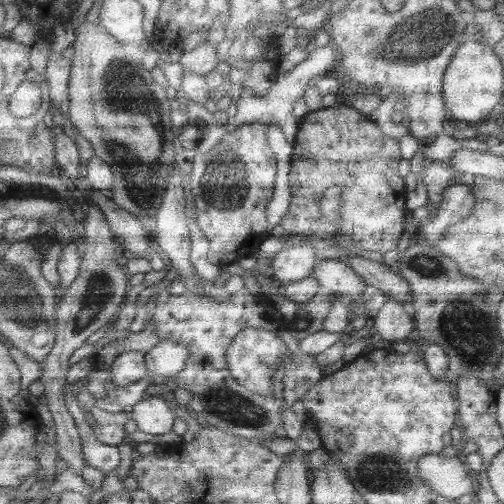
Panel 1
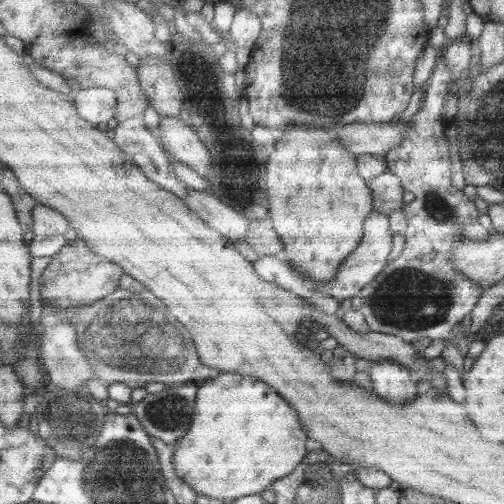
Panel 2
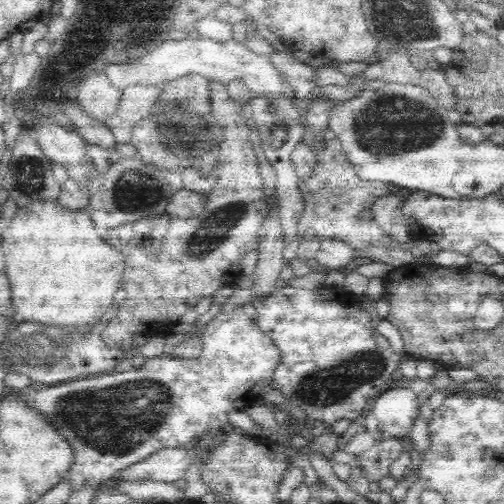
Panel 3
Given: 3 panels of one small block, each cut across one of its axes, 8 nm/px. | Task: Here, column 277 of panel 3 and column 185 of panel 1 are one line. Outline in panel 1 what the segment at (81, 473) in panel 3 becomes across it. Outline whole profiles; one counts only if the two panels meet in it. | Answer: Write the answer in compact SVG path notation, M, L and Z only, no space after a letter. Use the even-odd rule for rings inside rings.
M159 342L149 354L147 354L147 370L149 376L143 378L141 382L135 382L127 388L113 388L113 394L117 398L117 404L125 408L127 414L135 412L135 404L143 400L143 392L149 388L149 384L155 384L155 378L177 378L183 370L187 370L189 364L189 350L177 342Z

